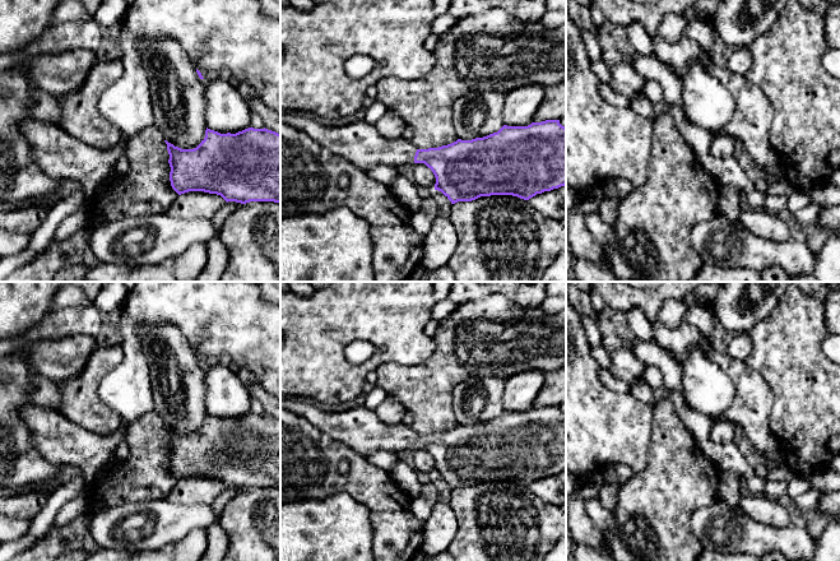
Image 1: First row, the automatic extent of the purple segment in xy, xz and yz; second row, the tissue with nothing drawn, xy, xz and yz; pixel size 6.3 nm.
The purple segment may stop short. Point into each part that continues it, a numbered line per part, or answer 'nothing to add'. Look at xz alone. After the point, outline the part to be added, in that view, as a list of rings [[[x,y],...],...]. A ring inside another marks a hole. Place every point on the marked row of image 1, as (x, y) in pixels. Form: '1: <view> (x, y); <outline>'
1: xz (360, 143); [[[282,113],[280,122],[303,130],[320,145],[366,171],[375,166],[413,164],[417,148],[403,138],[386,139],[366,121],[325,126],[307,117]]]

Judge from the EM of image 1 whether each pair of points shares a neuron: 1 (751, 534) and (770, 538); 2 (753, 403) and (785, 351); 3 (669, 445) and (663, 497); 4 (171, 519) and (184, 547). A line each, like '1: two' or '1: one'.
1: one
2: two
3: one
4: two

